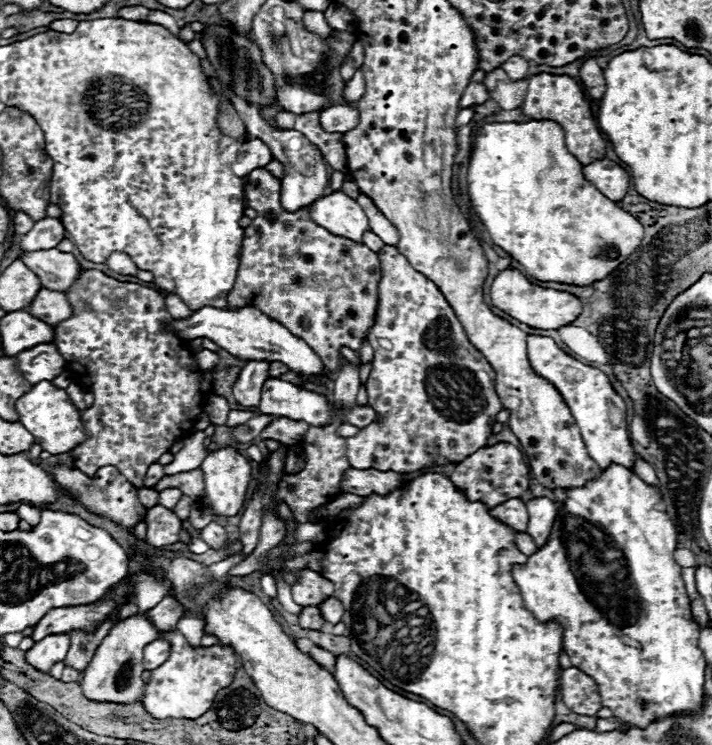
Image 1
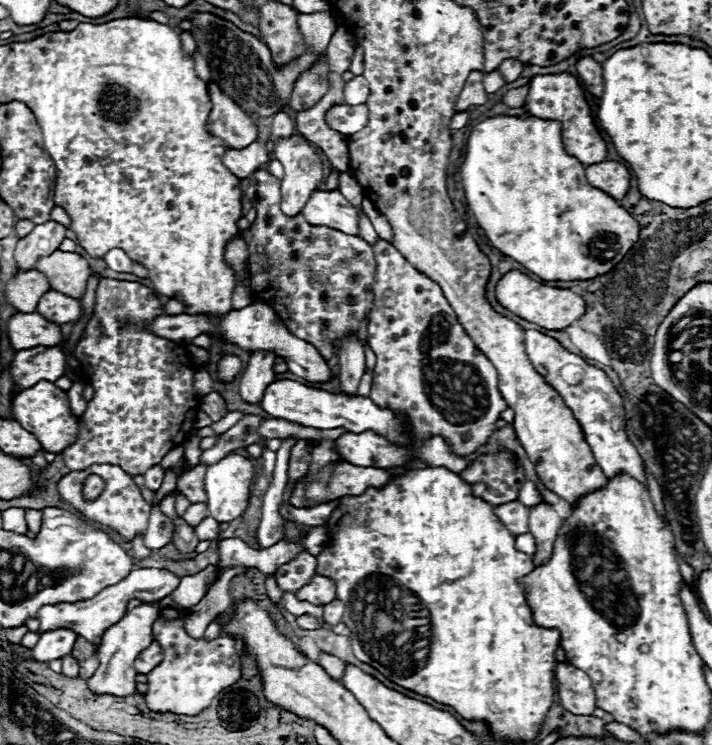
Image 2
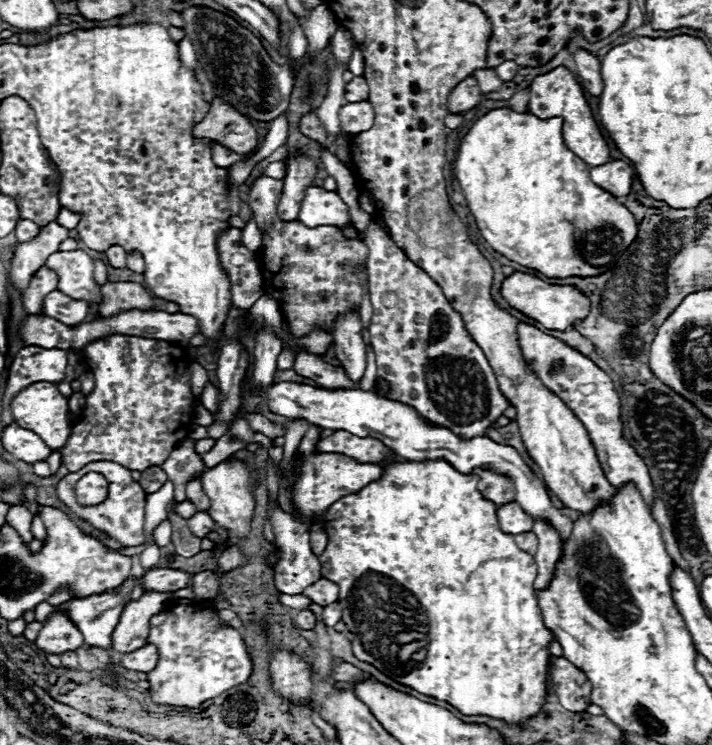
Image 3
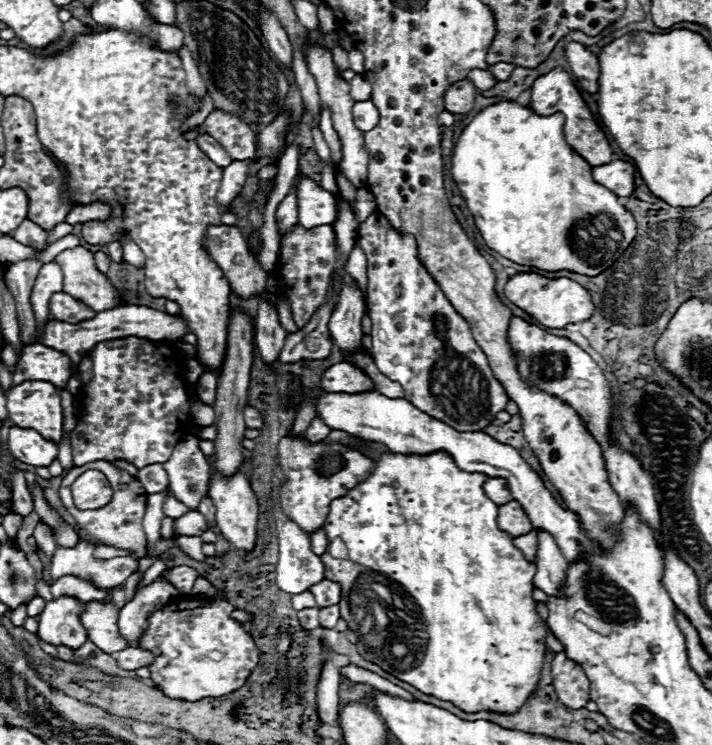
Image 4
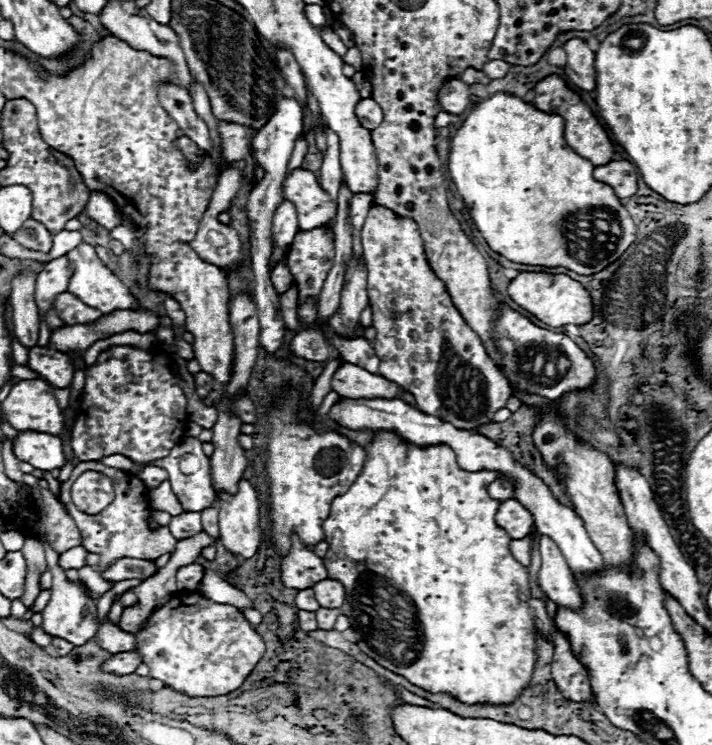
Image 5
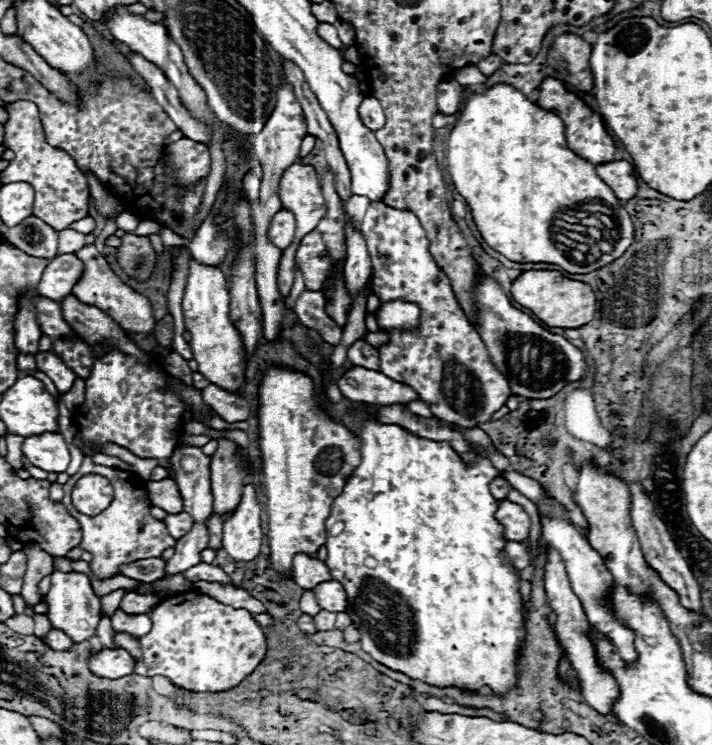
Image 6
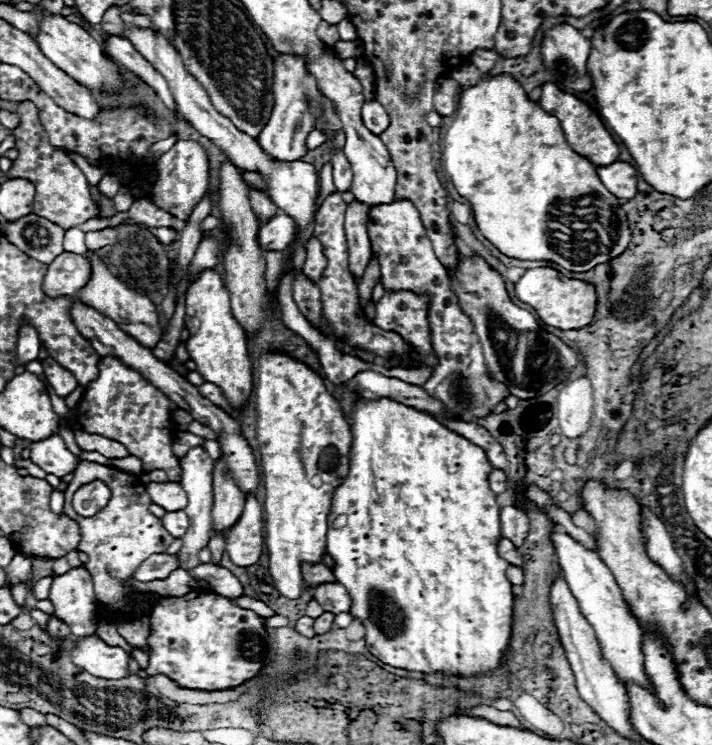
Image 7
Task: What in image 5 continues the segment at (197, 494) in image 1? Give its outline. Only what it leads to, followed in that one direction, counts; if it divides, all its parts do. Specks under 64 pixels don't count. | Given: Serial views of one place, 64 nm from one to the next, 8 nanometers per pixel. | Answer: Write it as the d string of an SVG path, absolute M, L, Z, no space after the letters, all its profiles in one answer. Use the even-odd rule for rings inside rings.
M212 506L212 508L208 508L208 510L202 512L202 528L204 528L212 538L218 538L218 536L220 536L218 506Z

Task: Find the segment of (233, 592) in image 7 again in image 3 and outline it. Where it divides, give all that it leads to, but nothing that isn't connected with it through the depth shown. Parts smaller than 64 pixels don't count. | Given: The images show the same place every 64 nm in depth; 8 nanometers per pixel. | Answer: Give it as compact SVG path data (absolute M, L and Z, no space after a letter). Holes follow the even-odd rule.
M156 568L156 570L148 570L144 574L142 580L138 582L144 582L144 588L146 590L170 590L170 592L176 592L180 588L186 588L192 580L192 574L186 572L186 570L172 570L172 568Z

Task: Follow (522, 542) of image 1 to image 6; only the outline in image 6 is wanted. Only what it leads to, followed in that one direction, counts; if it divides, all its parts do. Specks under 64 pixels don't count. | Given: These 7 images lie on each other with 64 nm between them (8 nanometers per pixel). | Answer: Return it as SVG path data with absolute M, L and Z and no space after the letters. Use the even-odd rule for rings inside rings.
M506 542L504 552L510 556L512 564L514 564L518 570L524 570L524 568L530 564L528 552L526 552L526 548L524 548L522 542Z

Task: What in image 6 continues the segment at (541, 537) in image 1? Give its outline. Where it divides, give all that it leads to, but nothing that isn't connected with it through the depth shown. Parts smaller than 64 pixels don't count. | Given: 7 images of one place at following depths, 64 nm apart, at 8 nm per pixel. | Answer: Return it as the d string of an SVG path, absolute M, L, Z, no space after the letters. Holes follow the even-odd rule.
M548 546L548 564L546 564L546 596L548 596L548 604L550 608L554 610L556 614L556 634L558 634L558 640L562 644L562 648L566 650L568 654L568 660L572 664L572 668L576 670L576 676L578 676L578 682L580 682L580 692L582 692L582 698L596 710L600 712L602 716L606 718L614 718L612 714L612 704L618 700L620 696L620 688L618 688L618 682L614 680L614 676L604 670L600 664L598 664L598 658L596 658L596 648L588 636L588 630L590 630L590 624L588 624L588 618L584 614L584 608L578 600L578 596L572 592L570 588L570 580L568 580L568 574L566 574L566 568L562 564L562 558L558 556L558 552Z

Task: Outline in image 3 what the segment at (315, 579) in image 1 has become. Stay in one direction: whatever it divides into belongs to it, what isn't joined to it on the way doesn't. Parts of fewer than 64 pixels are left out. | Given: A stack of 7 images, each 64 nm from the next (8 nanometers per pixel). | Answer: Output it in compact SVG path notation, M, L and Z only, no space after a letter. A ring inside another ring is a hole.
M322 578L322 580L318 580L318 584L312 584L310 588L306 588L304 594L312 602L316 602L318 606L328 606L332 602L338 602L338 592L340 592L338 584L334 584L332 580Z

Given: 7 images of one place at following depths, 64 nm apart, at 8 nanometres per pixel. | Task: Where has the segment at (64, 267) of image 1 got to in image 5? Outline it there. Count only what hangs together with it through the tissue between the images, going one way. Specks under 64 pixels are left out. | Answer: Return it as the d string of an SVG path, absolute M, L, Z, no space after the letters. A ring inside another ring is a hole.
M80 244L78 248L70 250L66 254L70 258L70 262L74 264L74 274L70 278L70 286L68 292L78 296L78 300L82 300L84 304L90 304L92 308L98 308L102 314L106 312L116 312L116 310L134 310L134 308L142 308L138 304L138 300L132 296L132 292L122 284L122 280L118 276L112 274L112 270L108 266L102 264L102 260L96 256L94 246L90 244Z

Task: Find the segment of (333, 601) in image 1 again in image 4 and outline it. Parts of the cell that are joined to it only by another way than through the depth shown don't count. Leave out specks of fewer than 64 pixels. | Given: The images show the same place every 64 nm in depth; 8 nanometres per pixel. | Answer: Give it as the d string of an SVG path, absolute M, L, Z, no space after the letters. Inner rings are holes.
M334 606L334 608L320 608L318 622L320 622L322 628L334 628L338 618L340 618L340 608L338 606Z

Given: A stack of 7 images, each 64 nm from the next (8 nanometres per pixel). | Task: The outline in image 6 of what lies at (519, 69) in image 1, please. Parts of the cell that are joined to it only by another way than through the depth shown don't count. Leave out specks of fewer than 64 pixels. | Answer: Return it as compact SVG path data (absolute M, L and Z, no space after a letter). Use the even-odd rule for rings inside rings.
M490 54L490 56L486 56L486 58L482 58L482 60L478 62L478 70L480 70L482 74L490 76L490 74L494 74L494 72L500 68L500 64L502 64L502 60L500 60L498 56Z

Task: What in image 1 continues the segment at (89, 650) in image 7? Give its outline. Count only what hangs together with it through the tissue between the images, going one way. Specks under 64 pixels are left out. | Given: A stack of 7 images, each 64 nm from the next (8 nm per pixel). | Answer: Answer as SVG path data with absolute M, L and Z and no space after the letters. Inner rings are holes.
M154 640L144 648L142 656L142 668L144 670L154 670L158 668L170 654L170 644L166 640Z

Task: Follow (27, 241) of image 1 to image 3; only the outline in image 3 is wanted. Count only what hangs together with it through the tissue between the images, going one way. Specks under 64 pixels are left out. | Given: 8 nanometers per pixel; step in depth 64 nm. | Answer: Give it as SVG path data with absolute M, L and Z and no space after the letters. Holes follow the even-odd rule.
M50 222L48 226L42 228L42 232L36 240L18 244L16 258L8 270L8 284L16 292L26 290L34 272L38 272L44 266L46 258L52 252L56 252L58 244L66 238L68 238L68 228L60 226L58 222Z

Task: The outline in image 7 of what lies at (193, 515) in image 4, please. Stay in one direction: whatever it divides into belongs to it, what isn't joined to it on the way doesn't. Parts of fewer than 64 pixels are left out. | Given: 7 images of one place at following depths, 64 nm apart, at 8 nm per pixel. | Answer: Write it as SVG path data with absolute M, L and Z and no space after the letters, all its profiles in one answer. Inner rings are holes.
M176 510L176 512L166 512L162 516L162 526L174 536L174 538L180 538L184 536L186 528L188 528L188 516L184 510Z

